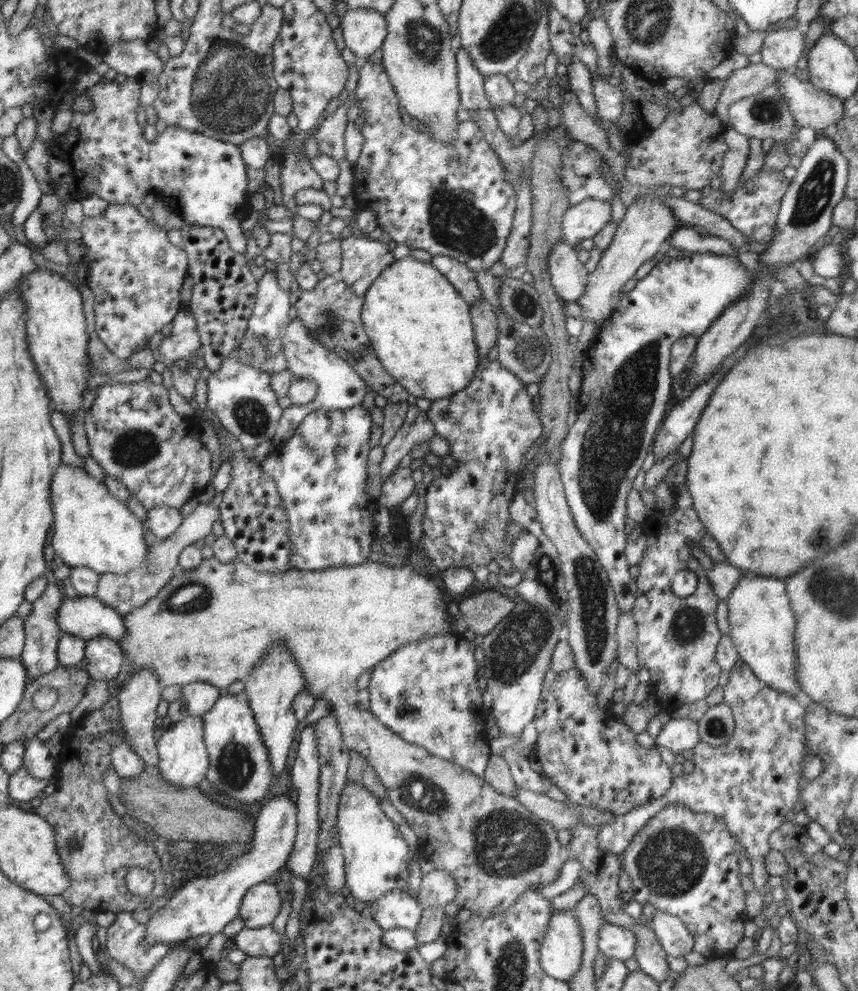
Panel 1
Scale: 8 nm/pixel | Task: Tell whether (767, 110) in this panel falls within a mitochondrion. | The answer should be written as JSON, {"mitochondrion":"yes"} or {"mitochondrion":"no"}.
{"mitochondrion":"yes"}

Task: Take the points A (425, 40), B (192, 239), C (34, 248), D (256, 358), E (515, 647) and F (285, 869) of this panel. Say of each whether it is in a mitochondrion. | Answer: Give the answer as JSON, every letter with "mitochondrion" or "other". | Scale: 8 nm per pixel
{"A":"mitochondrion","B":"other","C":"other","D":"other","E":"mitochondrion","F":"other"}

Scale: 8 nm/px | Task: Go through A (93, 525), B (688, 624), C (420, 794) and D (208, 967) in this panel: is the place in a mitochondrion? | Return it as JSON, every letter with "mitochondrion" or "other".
{"A":"other","B":"mitochondrion","C":"mitochondrion","D":"other"}

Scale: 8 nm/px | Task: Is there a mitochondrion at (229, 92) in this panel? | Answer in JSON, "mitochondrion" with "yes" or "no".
{"mitochondrion":"yes"}

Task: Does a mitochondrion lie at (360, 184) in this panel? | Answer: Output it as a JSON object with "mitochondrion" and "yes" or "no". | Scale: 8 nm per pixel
{"mitochondrion":"no"}

